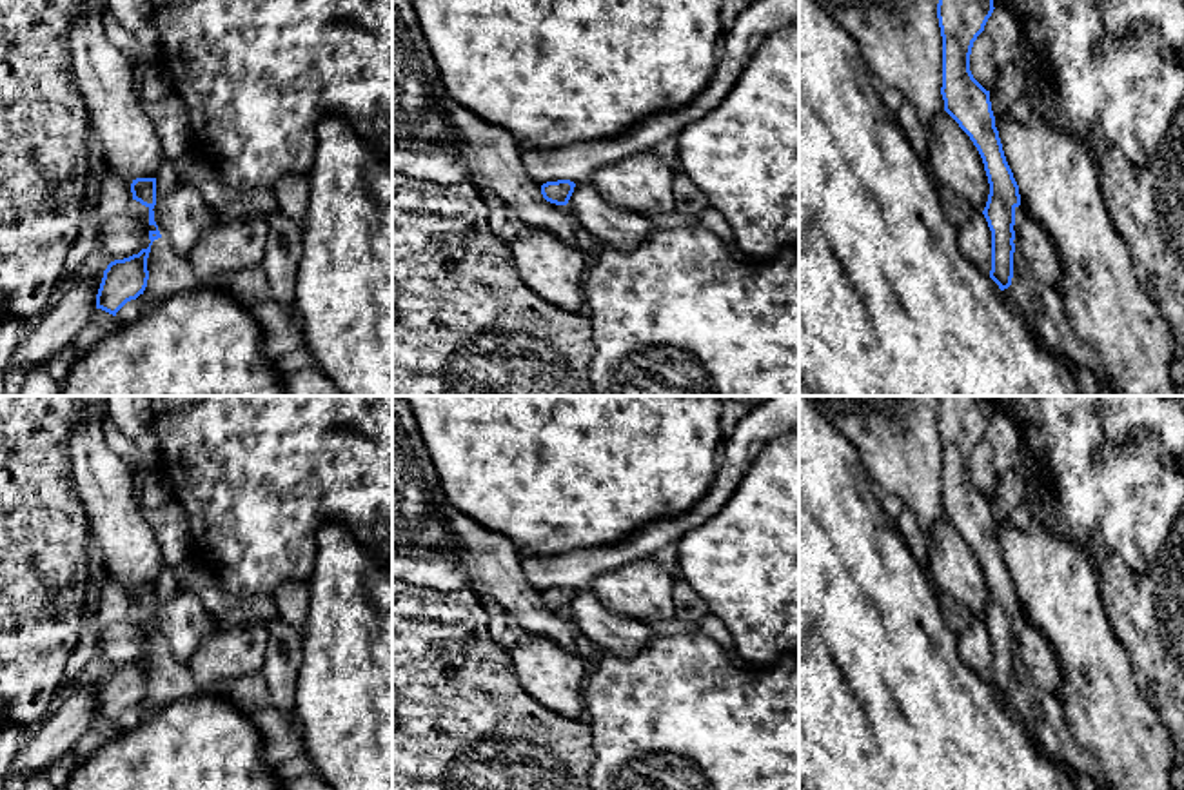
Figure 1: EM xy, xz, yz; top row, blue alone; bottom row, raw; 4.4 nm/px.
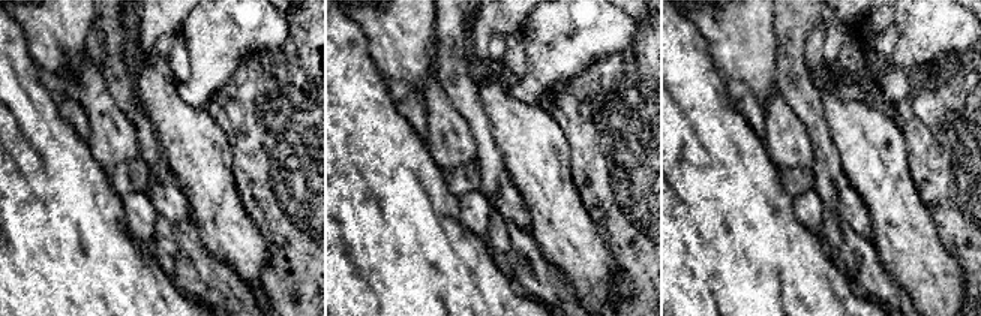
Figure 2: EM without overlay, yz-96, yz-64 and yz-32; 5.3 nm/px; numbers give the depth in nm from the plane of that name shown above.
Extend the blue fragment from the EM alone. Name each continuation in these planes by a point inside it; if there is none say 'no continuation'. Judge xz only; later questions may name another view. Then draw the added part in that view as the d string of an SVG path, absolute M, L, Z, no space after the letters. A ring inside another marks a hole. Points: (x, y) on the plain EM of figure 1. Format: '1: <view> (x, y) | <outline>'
no continuation

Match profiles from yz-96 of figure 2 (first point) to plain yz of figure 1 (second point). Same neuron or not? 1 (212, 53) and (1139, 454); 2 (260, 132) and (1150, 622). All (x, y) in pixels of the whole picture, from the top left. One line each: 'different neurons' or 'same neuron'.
1: different neurons
2: same neuron

